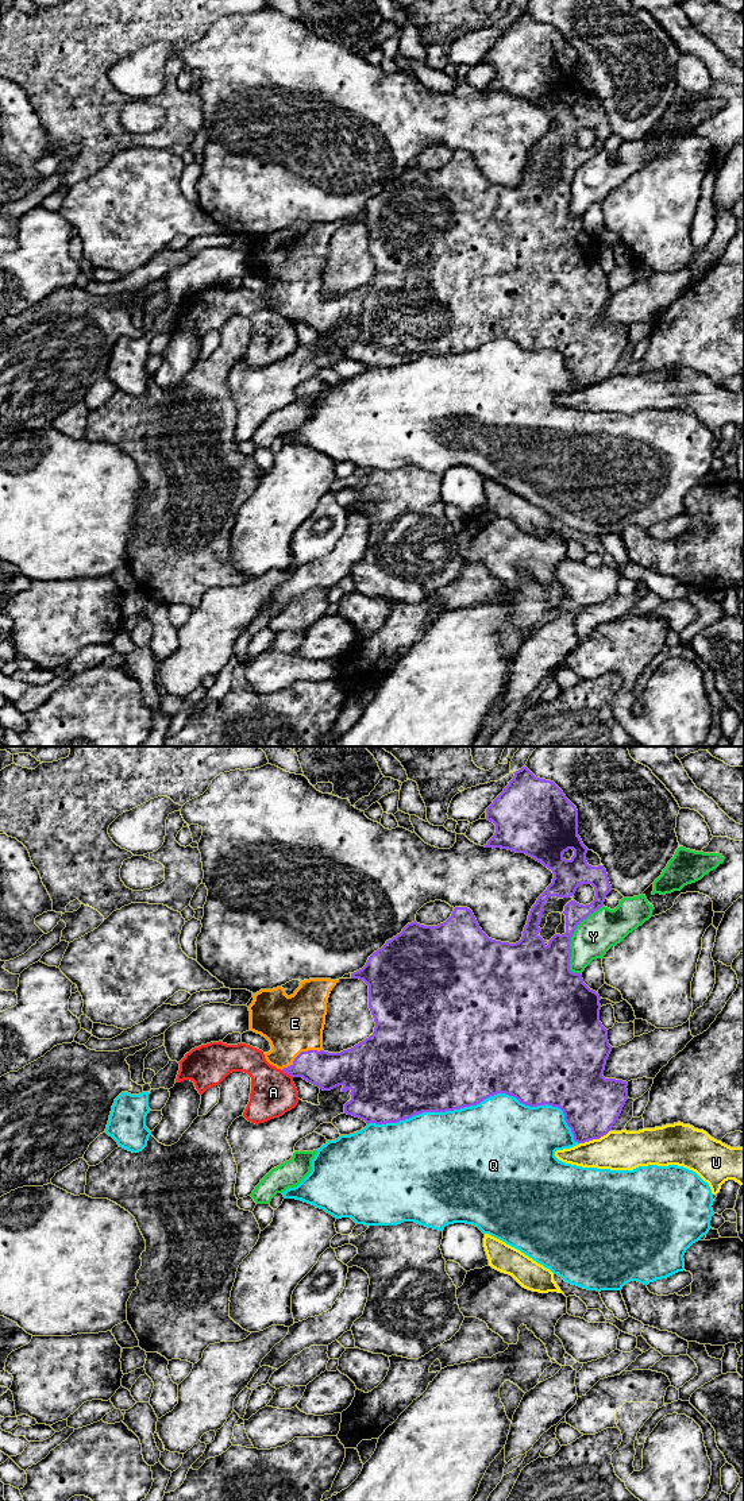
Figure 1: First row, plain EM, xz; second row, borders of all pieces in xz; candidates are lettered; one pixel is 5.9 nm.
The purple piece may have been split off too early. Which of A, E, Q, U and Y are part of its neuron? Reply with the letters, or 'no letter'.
E

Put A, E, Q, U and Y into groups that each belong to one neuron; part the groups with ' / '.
A / E / Q / U / Y

